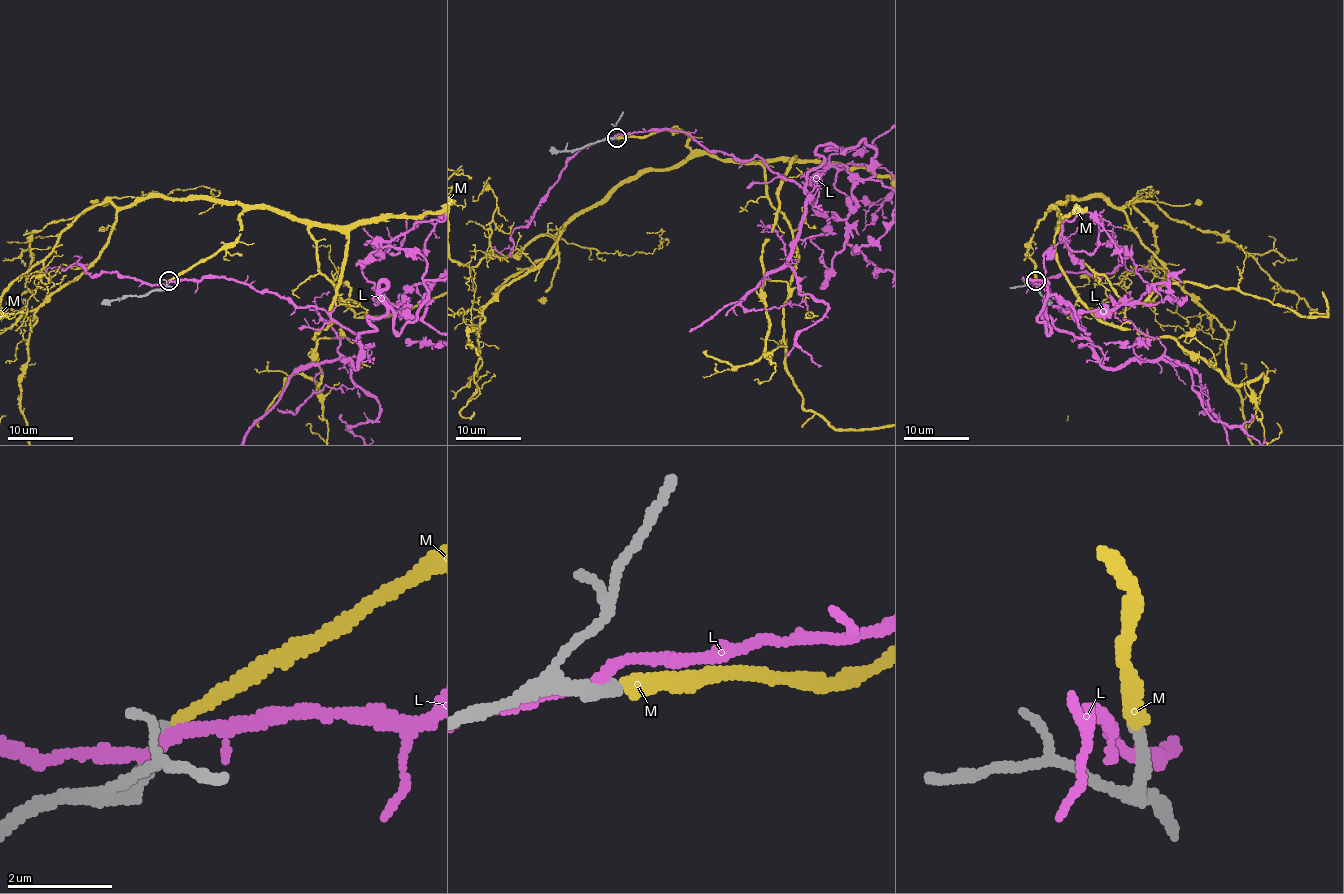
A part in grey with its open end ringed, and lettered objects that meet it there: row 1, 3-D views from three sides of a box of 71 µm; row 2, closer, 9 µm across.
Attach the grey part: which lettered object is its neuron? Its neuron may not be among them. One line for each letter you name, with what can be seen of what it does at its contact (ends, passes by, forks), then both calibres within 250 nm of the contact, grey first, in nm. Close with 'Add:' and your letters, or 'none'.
M: It ends there. Thickness 240 nm (grey) against 240 nm
Add: M

